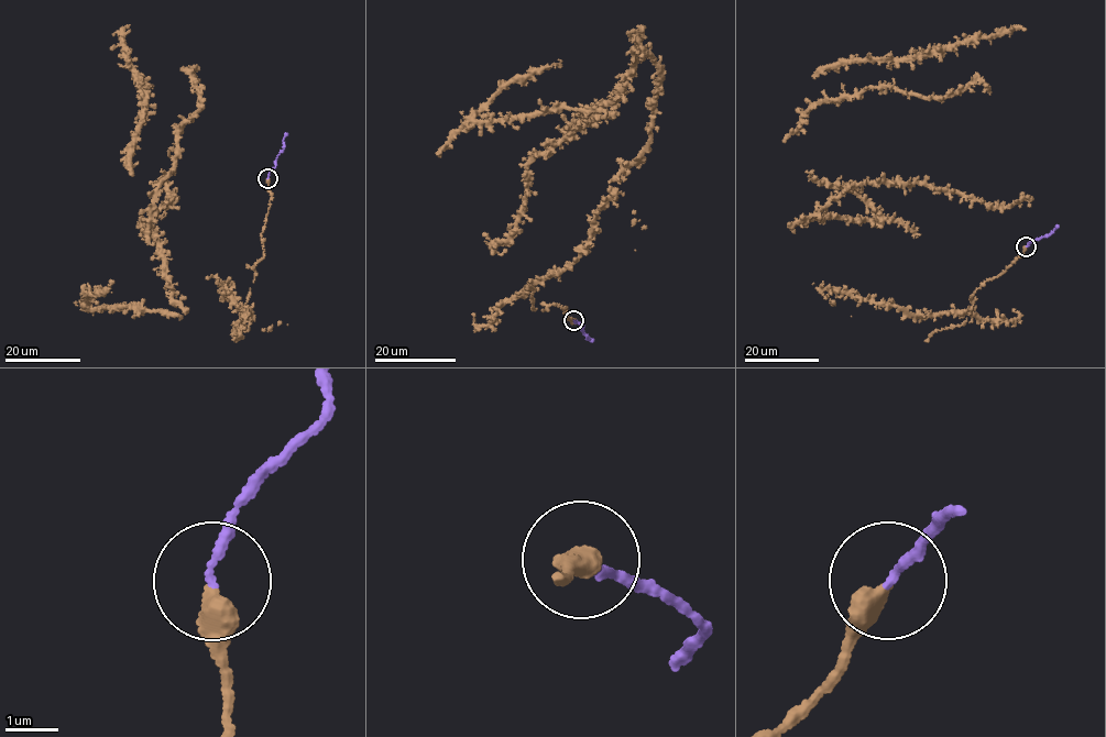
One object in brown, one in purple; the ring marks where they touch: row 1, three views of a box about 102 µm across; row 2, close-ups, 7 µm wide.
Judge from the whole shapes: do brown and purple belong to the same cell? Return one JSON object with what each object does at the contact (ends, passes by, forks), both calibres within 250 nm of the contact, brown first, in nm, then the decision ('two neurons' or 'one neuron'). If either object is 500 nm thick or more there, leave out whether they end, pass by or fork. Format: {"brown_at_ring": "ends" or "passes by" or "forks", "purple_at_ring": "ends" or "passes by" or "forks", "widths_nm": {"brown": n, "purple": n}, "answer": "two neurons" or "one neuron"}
{"brown_at_ring": "ends", "purple_at_ring": "ends", "widths_nm": {"brown": 480, "purple": 140}, "answer": "one neuron"}

